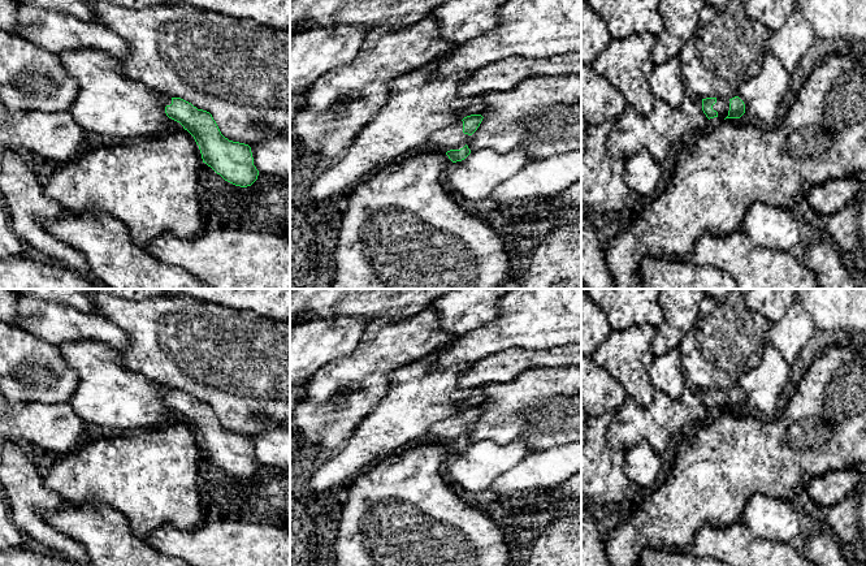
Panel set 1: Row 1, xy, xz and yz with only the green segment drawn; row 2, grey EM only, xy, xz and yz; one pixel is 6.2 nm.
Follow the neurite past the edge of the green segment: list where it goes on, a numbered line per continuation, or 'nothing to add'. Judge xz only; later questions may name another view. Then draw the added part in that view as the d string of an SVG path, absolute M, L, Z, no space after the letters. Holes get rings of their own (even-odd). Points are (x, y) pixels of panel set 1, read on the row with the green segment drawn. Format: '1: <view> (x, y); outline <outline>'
1: xz (450, 138); outline M463 121L433 133L425 142L425 151L446 154L450 150L460 150L468 144L471 135L463 133Z

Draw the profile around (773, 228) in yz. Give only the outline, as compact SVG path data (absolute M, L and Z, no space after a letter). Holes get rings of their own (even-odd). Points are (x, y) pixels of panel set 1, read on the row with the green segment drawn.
M755 202L748 208L740 229L762 249L792 252L801 241L800 226L793 211Z

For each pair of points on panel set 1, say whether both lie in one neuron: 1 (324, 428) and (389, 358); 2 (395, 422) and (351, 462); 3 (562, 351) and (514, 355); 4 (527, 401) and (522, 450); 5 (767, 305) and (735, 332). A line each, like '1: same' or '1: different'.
1: same
2: same
3: same
4: different
5: different

